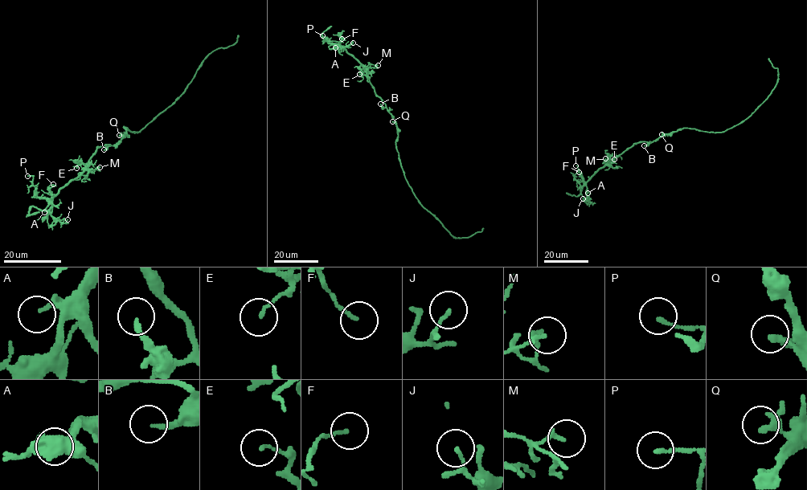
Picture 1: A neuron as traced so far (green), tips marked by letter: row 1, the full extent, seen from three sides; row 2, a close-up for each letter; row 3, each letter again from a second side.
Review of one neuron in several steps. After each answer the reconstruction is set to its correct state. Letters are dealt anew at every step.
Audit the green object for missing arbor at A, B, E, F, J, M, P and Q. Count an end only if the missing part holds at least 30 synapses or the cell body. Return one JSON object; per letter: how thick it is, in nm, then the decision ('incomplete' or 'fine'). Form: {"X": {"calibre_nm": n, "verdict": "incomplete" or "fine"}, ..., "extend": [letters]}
{"A": {"calibre_nm": 150, "verdict": "fine"}, "B": {"calibre_nm": 180, "verdict": "fine"}, "E": {"calibre_nm": 110, "verdict": "fine"}, "F": {"calibre_nm": 130, "verdict": "fine"}, "J": {"calibre_nm": 80, "verdict": "fine"}, "M": {"calibre_nm": 160, "verdict": "fine"}, "P": {"calibre_nm": 140, "verdict": "fine"}, "Q": {"calibre_nm": 220, "verdict": "fine"}, "extend": []}

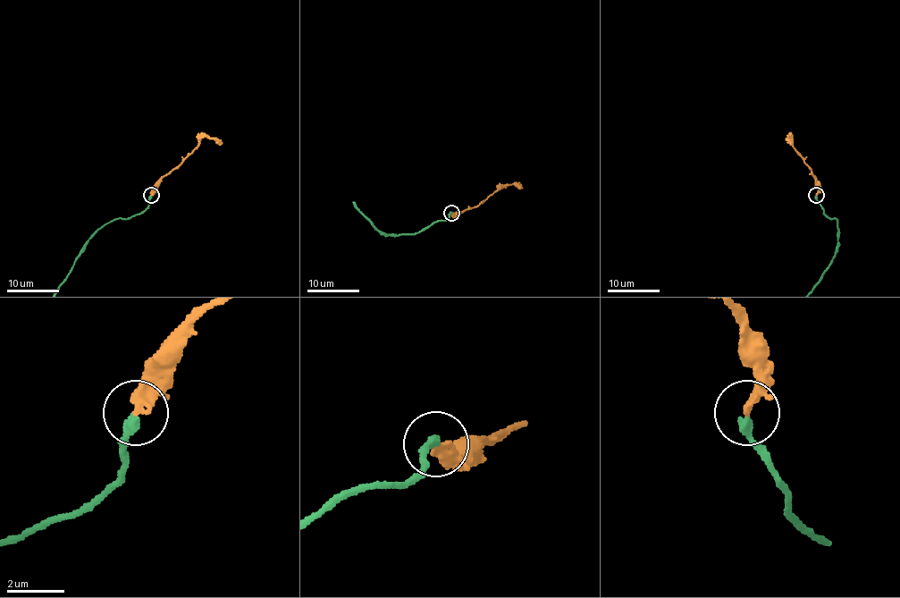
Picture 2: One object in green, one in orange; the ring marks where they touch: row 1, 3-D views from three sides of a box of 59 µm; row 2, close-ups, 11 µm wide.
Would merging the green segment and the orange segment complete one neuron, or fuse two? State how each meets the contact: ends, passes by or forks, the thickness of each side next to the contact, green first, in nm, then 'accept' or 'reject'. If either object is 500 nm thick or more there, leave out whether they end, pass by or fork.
green ends; orange ends; calibres 280 and 320 nm; accept

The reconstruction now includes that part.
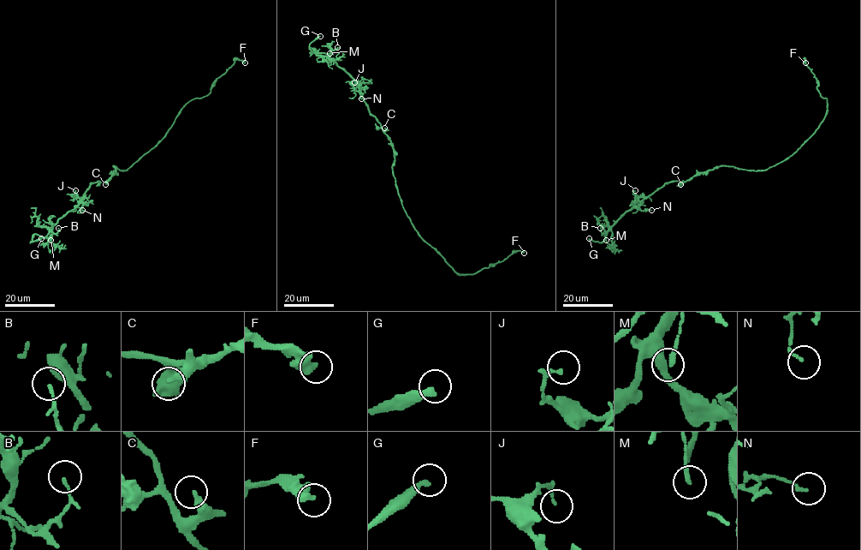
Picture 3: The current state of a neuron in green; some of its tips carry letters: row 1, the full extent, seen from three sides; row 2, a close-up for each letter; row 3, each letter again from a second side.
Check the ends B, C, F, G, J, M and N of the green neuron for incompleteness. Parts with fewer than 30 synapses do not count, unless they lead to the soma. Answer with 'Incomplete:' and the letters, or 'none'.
Incomplete: G

